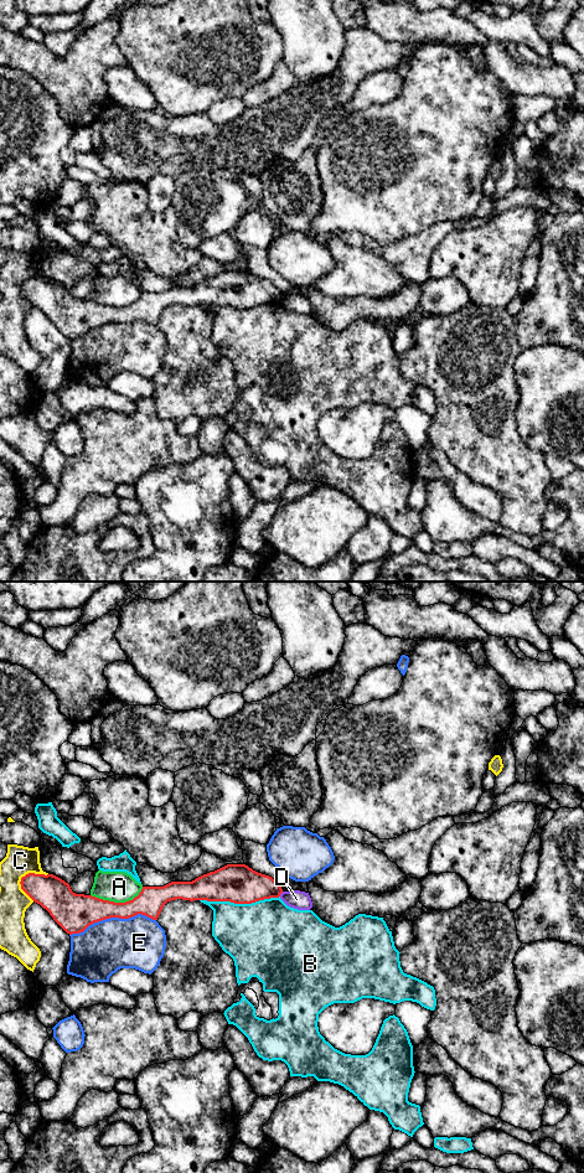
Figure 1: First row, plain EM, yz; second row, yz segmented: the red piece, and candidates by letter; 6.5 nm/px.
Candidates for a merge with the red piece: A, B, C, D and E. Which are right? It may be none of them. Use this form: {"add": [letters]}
{"add": []}

